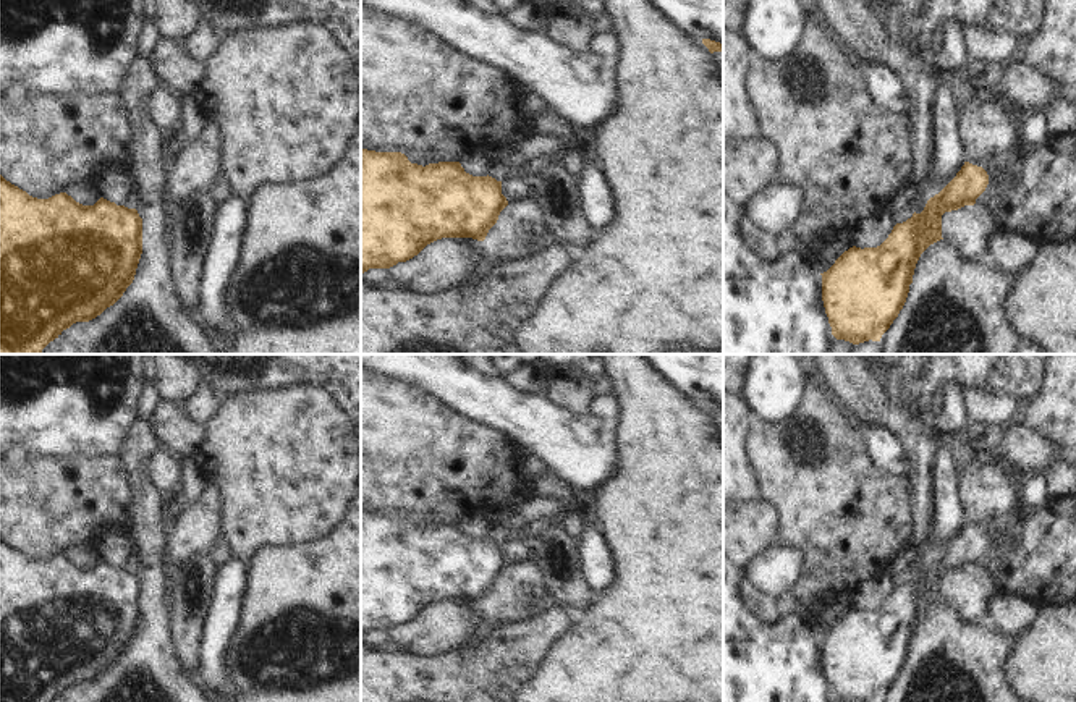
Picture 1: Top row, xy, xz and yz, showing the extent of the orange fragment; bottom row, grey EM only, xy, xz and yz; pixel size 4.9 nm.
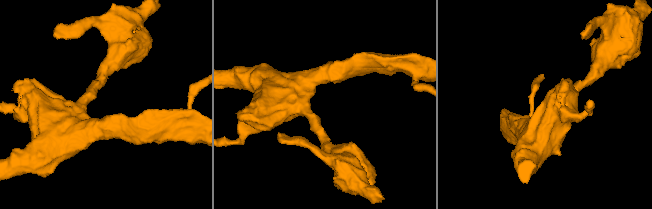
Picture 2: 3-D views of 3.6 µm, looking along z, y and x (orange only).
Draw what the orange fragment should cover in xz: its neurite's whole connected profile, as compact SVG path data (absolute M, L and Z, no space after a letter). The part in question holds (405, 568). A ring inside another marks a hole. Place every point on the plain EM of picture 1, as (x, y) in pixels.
M361 510L361 644L369 631L406 624L442 600L484 603L506 568L502 543L489 537L472 539L460 524L422 529L411 526L401 514Z

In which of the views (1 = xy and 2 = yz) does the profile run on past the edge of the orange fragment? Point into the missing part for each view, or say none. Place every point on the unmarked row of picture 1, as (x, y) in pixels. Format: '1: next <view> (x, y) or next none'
1: next none
2: next none

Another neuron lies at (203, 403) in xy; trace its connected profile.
M204 378L201 380L199 388L184 401L184 409L191 417L205 425L212 421L218 408L220 400L217 393Z

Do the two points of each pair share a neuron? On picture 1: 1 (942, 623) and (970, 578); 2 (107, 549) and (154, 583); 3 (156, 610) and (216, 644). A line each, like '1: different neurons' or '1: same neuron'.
1: different neurons
2: different neurons
3: different neurons

